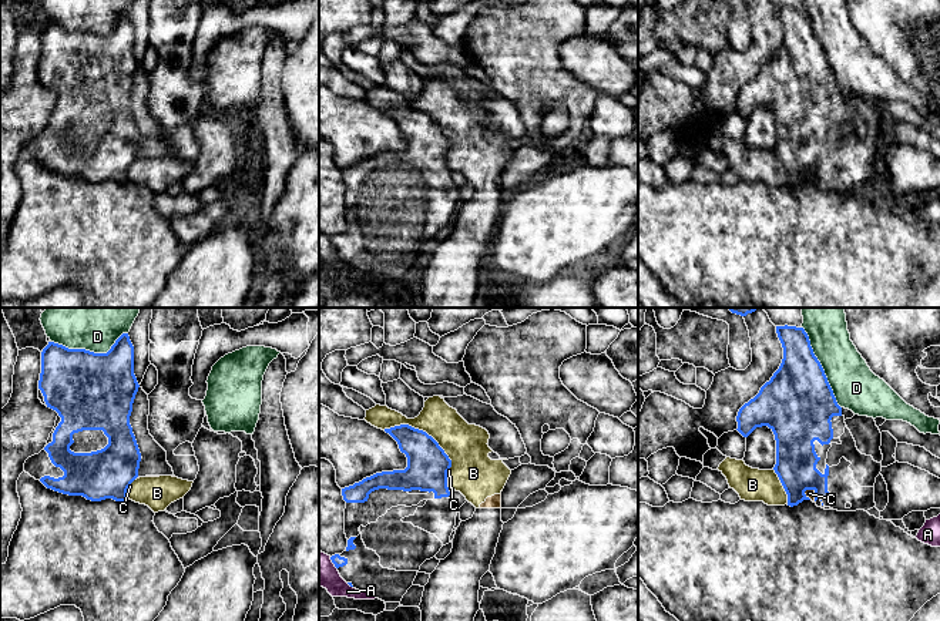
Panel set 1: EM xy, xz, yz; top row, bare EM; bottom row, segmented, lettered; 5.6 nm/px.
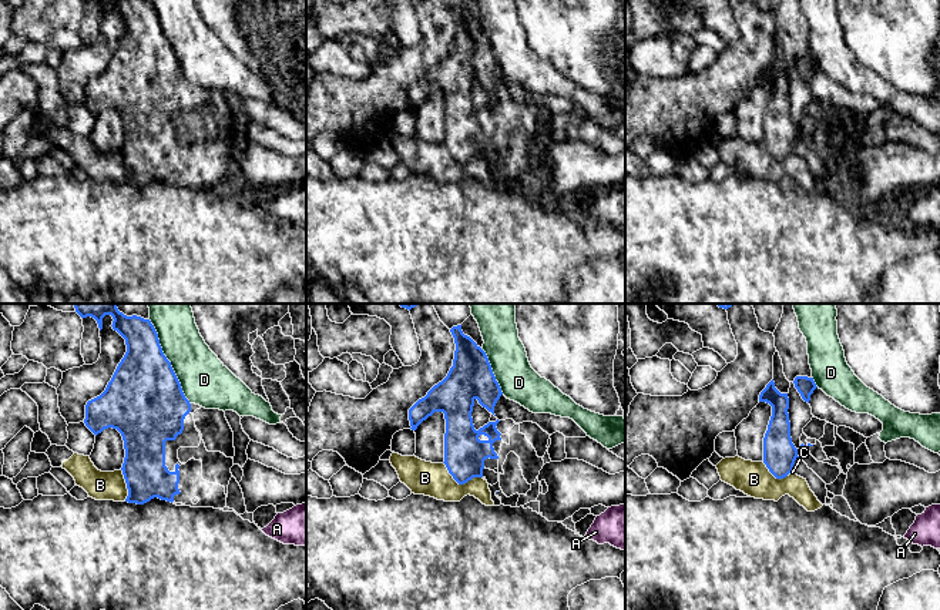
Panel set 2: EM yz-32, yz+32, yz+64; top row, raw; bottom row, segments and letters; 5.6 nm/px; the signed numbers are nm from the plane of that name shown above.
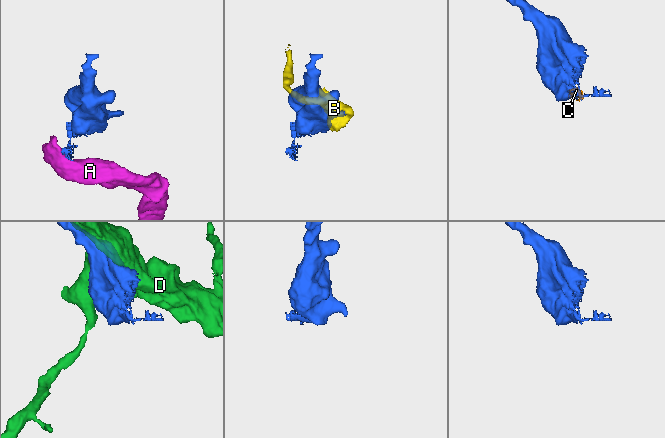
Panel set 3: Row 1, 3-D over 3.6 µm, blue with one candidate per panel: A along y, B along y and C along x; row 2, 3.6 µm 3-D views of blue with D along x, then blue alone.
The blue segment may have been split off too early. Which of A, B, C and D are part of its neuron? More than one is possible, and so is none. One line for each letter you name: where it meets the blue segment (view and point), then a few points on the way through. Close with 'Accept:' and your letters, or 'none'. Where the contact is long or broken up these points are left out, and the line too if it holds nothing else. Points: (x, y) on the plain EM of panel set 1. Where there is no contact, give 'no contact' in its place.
Accept: none

